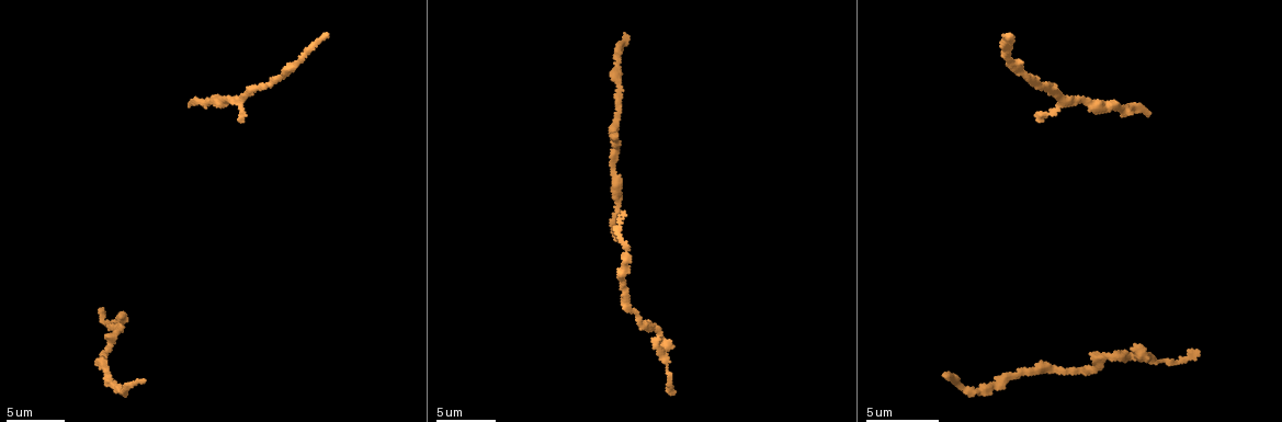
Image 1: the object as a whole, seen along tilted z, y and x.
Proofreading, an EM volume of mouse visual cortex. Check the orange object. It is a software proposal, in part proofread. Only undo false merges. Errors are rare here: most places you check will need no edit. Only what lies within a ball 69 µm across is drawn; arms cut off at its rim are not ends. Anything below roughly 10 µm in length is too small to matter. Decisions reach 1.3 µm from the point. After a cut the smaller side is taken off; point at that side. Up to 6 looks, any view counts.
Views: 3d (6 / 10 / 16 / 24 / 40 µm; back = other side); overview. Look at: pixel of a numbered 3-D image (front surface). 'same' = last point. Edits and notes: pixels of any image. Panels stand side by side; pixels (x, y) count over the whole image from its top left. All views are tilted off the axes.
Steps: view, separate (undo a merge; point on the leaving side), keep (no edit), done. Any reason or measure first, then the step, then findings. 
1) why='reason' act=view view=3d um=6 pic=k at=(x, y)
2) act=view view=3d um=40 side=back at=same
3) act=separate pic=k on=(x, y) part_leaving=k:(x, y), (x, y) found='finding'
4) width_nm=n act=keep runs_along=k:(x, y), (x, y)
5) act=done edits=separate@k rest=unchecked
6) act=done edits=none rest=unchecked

why='sudden change in width' act=view view=3d um=10 pic=1 at=(103, 352)

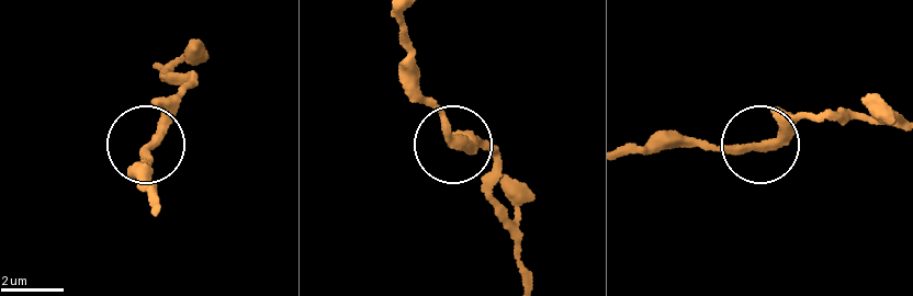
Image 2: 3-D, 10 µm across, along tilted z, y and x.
why='from behind' act=view view=3d um=10 side=back pic=2 at=(148, 147)

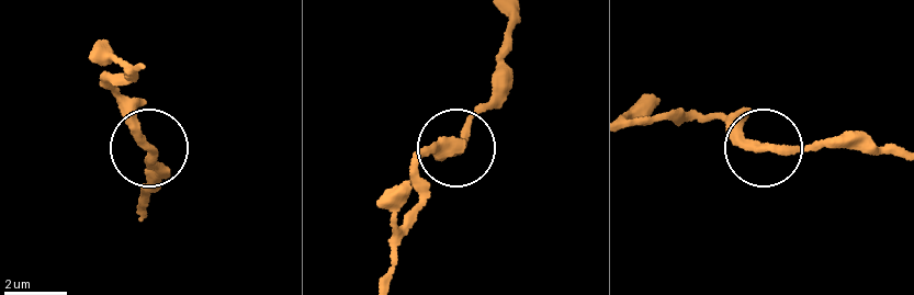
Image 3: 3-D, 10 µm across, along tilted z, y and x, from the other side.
width_nm=280 act=keep found='continuous, no second cell'

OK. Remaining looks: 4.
why='calibre changes' act=view view=3d um=6 pic=1 at=(666, 347)

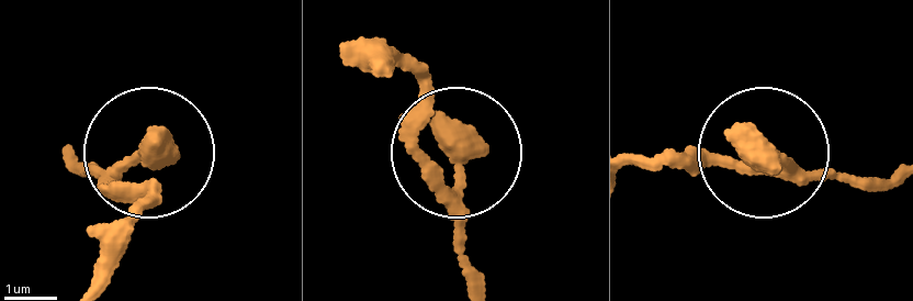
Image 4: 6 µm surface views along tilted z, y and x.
act=keep found='all the same cell'

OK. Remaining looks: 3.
why='calibre changes' act=view view=3d um=6 pic=1 at=(106, 377)

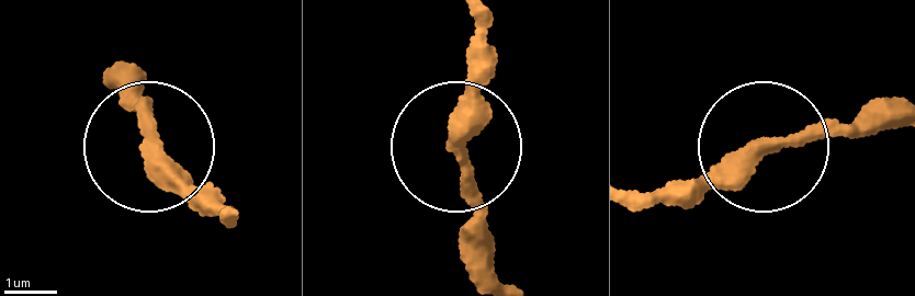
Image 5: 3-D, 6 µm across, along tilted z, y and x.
width_nm=360 act=keep found='all the same cell'

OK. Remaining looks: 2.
act=done edits=none rest=unchecked

